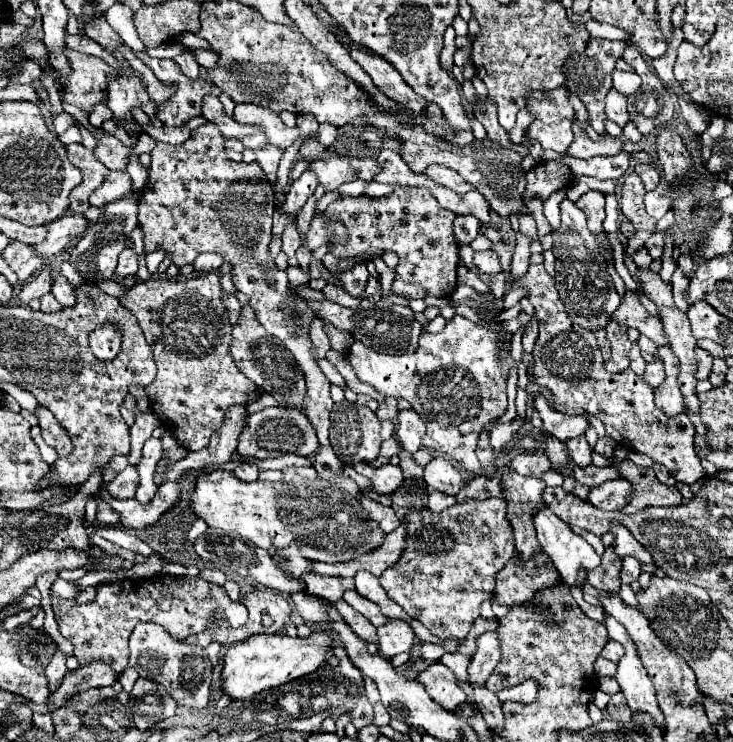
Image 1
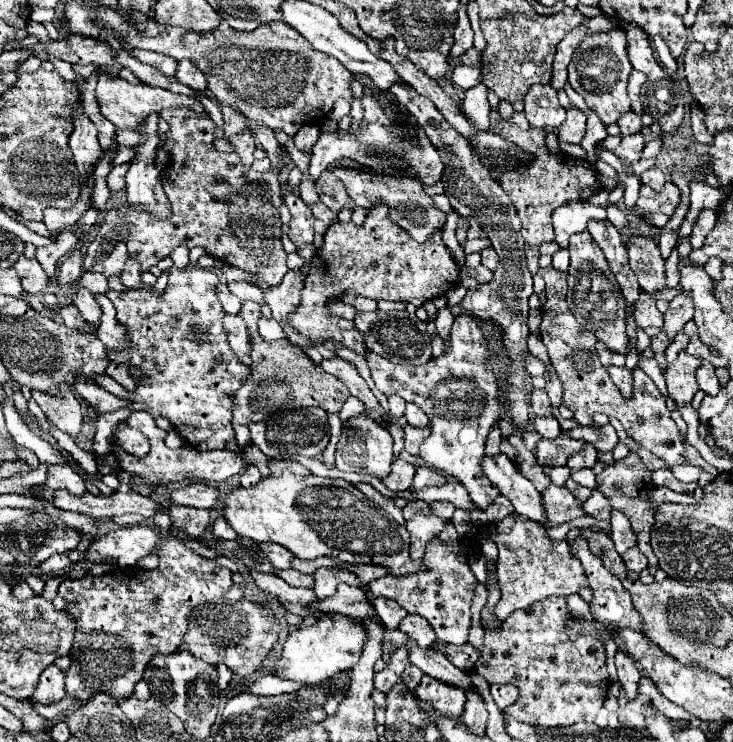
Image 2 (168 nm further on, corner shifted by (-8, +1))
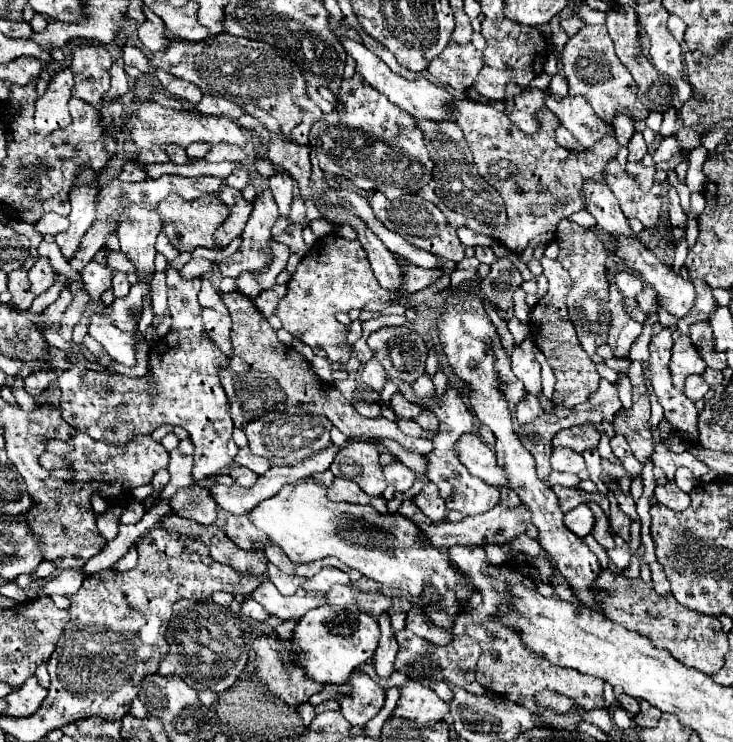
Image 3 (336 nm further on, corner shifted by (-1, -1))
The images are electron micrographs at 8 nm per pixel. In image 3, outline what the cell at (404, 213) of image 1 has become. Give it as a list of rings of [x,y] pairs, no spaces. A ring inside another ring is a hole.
[[[336,233],[322,237],[312,245],[312,249],[308,249],[296,267],[294,277],[288,281],[288,295],[276,309],[276,317],[282,321],[282,327],[298,341],[310,347],[322,347],[328,353],[328,359],[346,365],[352,353],[352,345],[346,345],[348,331],[343,324],[339,324],[336,313],[362,309],[366,301],[392,301],[398,297],[408,297],[410,293],[422,291],[442,277],[442,269],[422,269],[402,255],[398,255],[396,261],[402,269],[402,285],[398,293],[392,293],[380,287],[380,283],[374,279],[368,255],[360,241],[348,241]]]

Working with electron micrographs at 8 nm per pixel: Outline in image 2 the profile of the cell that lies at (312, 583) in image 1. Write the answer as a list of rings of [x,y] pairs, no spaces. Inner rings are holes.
[[[317,569],[315,571],[315,585],[313,585],[313,591],[317,597],[329,597],[335,593],[337,585],[339,583],[347,583],[347,585],[355,585],[359,587],[359,579],[349,571],[349,569]]]

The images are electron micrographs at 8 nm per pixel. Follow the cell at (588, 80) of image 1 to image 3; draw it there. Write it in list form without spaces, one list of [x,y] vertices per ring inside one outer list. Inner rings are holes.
[[[586,25],[574,37],[570,37],[564,45],[562,63],[568,79],[568,95],[584,97],[586,103],[590,103],[590,107],[596,111],[596,115],[606,119],[606,123],[614,121],[618,107],[626,107],[634,121],[648,117],[650,109],[640,103],[636,95],[638,87],[628,69],[616,57],[614,43],[606,31],[606,25]]]

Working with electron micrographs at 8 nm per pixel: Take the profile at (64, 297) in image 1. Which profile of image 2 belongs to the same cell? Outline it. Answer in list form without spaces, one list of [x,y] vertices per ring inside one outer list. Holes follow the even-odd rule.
[[[79,289],[79,293],[73,299],[75,299],[75,307],[81,311],[83,319],[97,329],[101,323],[101,305],[95,301],[95,297],[87,289]]]

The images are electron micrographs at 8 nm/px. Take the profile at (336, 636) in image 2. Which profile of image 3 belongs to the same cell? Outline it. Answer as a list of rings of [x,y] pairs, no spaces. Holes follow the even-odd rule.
[[[330,605],[308,611],[292,631],[294,663],[304,669],[304,675],[316,683],[346,683],[350,673],[366,663],[378,645],[378,623],[358,605],[334,611]]]

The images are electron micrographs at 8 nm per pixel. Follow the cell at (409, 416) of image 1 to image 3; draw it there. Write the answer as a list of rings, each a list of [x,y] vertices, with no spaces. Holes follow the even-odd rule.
[[[394,393],[390,399],[390,407],[394,409],[394,413],[402,419],[416,419],[420,415],[422,409],[418,409],[416,403],[410,403],[408,399],[402,399],[402,395]]]

